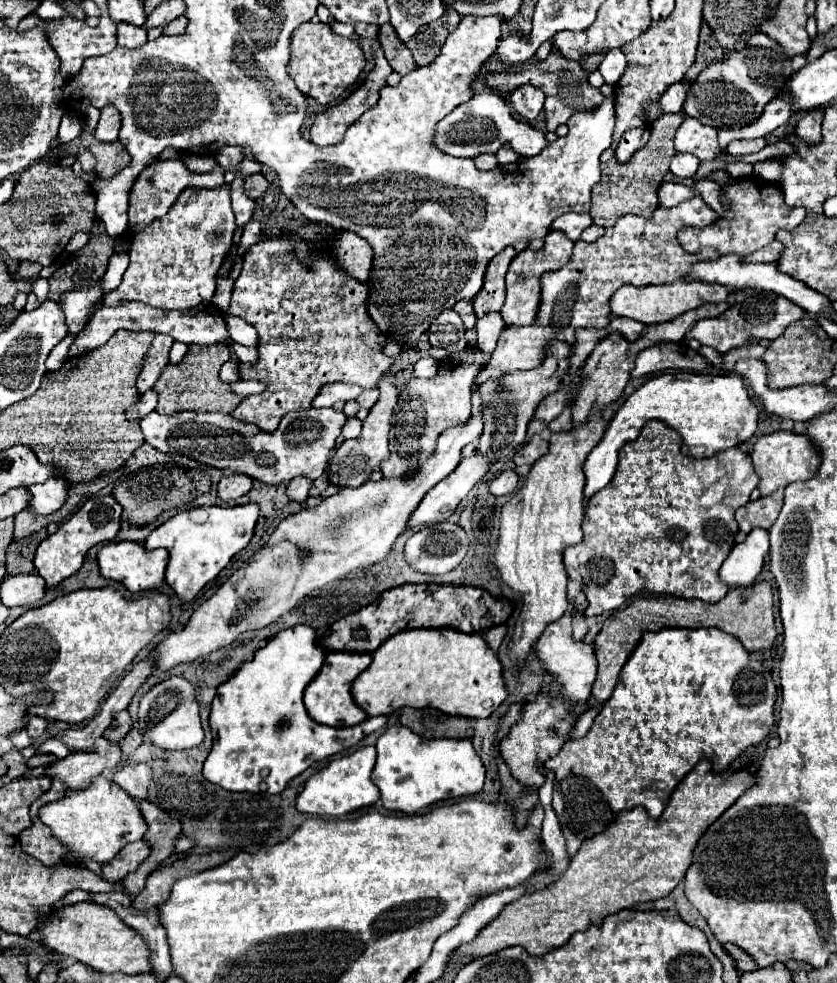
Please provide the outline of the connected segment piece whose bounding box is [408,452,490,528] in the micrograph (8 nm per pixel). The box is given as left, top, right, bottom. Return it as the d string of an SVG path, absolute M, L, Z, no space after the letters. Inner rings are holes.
M474 452L462 458L458 468L422 498L420 506L414 510L414 516L410 516L408 528L444 522L456 510L460 500L484 478L488 468L490 460L486 454Z

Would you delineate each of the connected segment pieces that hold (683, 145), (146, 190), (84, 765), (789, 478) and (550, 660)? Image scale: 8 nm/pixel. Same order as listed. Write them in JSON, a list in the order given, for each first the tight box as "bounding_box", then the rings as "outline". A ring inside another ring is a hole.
[{"bounding_box":[674,116,722,160],"outline":[[[686,116],[674,136],[674,148],[698,156],[698,160],[714,160],[722,152],[716,142],[716,128],[704,126],[702,122]]]},{"bounding_box":[124,158,224,234],"outline":[[[180,158],[158,160],[138,174],[138,178],[130,190],[128,230],[124,234],[138,234],[156,218],[166,216],[170,206],[176,202],[176,198],[180,196],[182,190],[186,190],[186,188],[220,188],[220,186],[224,186],[224,170],[222,168],[214,168],[208,174],[196,174],[196,172],[190,172]]]},{"bounding_box":[44,744,120,790],"outline":[[[112,744],[104,756],[96,752],[72,752],[68,758],[48,764],[44,776],[48,776],[50,780],[64,782],[68,790],[82,790],[90,784],[94,776],[118,766],[118,762],[120,748],[118,744]]]},{"bounding_box":[752,432,820,496],"outline":[[[772,432],[766,436],[758,436],[754,450],[752,450],[752,464],[754,472],[758,474],[758,490],[762,496],[770,496],[774,490],[784,488],[798,480],[810,480],[818,472],[820,454],[810,444],[810,440],[804,434],[792,434],[792,432]]]},{"bounding_box":[500,600,596,790],"outline":[[[569,600],[564,616],[548,624],[536,644],[542,672],[544,676],[552,678],[552,682],[548,684],[550,692],[538,692],[534,700],[526,702],[522,708],[522,718],[500,740],[500,756],[508,764],[514,780],[518,780],[520,786],[524,786],[526,790],[538,790],[544,784],[544,774],[538,770],[548,758],[554,758],[560,752],[566,740],[570,740],[570,732],[574,730],[574,724],[580,716],[578,712],[574,712],[574,708],[588,704],[590,690],[596,680],[594,646],[576,642],[572,638],[572,611],[573,602]]]}]

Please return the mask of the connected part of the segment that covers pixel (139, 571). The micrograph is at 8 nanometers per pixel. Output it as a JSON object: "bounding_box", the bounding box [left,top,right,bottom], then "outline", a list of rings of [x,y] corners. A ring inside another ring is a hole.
{"bounding_box":[98,542,168,594],"outline":[[[110,542],[98,552],[98,568],[100,574],[124,584],[132,594],[144,590],[156,590],[164,582],[164,570],[168,564],[166,548],[156,548],[152,552],[144,550],[144,546],[136,542]]]}

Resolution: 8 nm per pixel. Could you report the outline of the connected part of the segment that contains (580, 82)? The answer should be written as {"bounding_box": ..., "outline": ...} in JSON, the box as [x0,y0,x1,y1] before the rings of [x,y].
{"bounding_box":[474,52,602,132],"outline":[[[552,52],[546,60],[538,60],[538,58],[532,58],[528,62],[526,68],[522,70],[514,70],[512,74],[506,74],[506,72],[490,72],[490,74],[480,74],[476,76],[474,80],[480,80],[484,84],[488,84],[494,92],[498,92],[500,96],[508,94],[508,92],[514,92],[518,86],[522,84],[532,84],[532,86],[538,86],[542,88],[545,94],[545,103],[543,111],[545,113],[545,122],[548,132],[556,132],[556,128],[560,124],[566,124],[568,116],[572,116],[576,110],[590,110],[598,104],[598,100],[602,98],[600,90],[590,86],[588,84],[588,74],[586,70],[582,68],[582,64],[578,60],[568,60],[564,58],[562,54],[558,52]]]}

